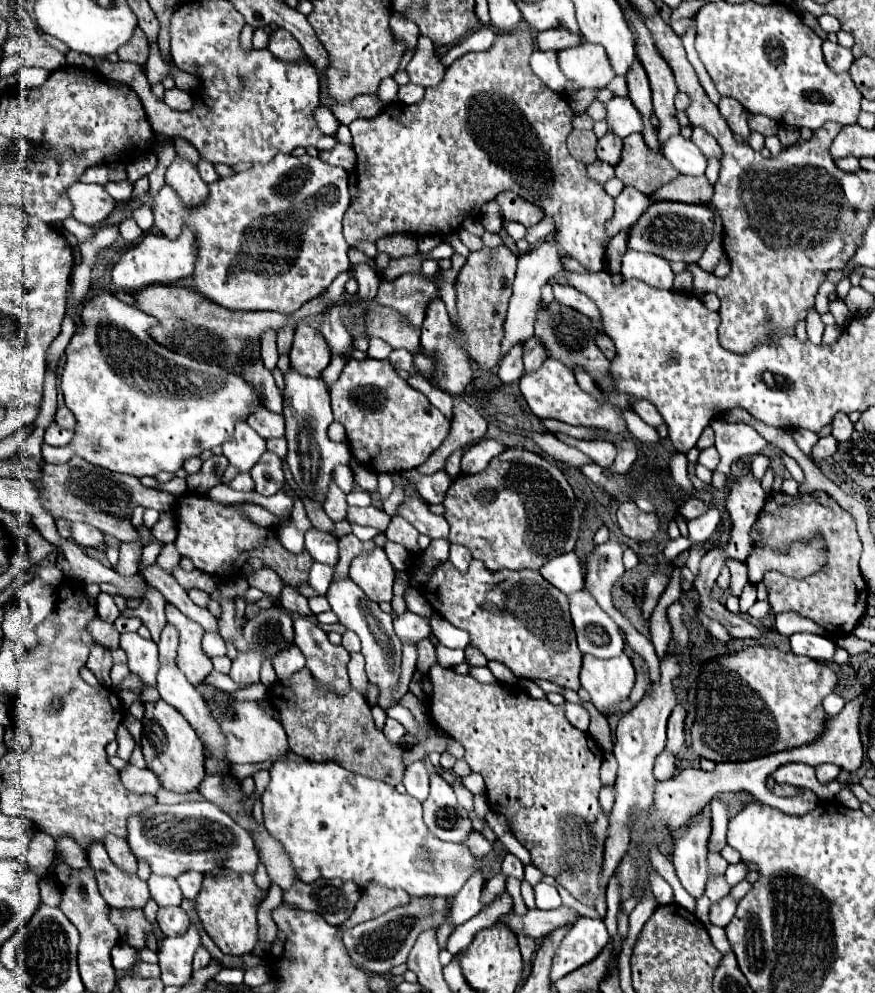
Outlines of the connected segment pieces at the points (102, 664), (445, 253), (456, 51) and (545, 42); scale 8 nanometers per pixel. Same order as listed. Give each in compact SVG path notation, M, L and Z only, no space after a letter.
M95 643L91 647L89 659L87 659L87 667L95 673L95 677L99 679L99 683L103 687L111 687L111 679L109 679L109 671L111 671L113 659L111 659L111 651L107 651L105 647L101 647L99 643Z
M442 241L433 251L429 253L419 253L421 259L450 259L454 254L454 250L450 245L447 245L447 242Z
M489 27L479 29L473 35L469 35L467 39L463 39L459 45L455 45L445 57L441 57L441 61L445 65L451 65L457 57L461 57L467 51L487 51L487 49L491 49L493 41L495 41L495 33Z
M551 29L551 31L537 33L535 43L537 43L537 49L541 51L561 51L561 49L579 45L579 37L573 33L567 33L567 29Z

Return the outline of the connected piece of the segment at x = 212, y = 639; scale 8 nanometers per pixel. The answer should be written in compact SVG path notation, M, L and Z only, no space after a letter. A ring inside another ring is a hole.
M205 633L205 637L203 637L203 651L205 651L209 657L225 655L225 641L223 641L219 635Z

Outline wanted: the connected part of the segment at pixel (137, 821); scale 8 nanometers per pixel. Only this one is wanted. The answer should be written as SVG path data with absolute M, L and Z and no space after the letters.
M209 801L153 805L129 819L127 841L137 859L151 863L153 873L169 877L177 877L183 871L207 873L219 865L237 873L253 873L259 861L249 833Z

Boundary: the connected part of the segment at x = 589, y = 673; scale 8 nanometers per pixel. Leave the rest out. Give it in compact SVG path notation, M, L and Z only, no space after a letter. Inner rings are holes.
M625 653L613 659L597 659L591 655L583 655L581 687L589 693L591 703L599 711L615 713L617 705L629 697L633 685L635 669Z

